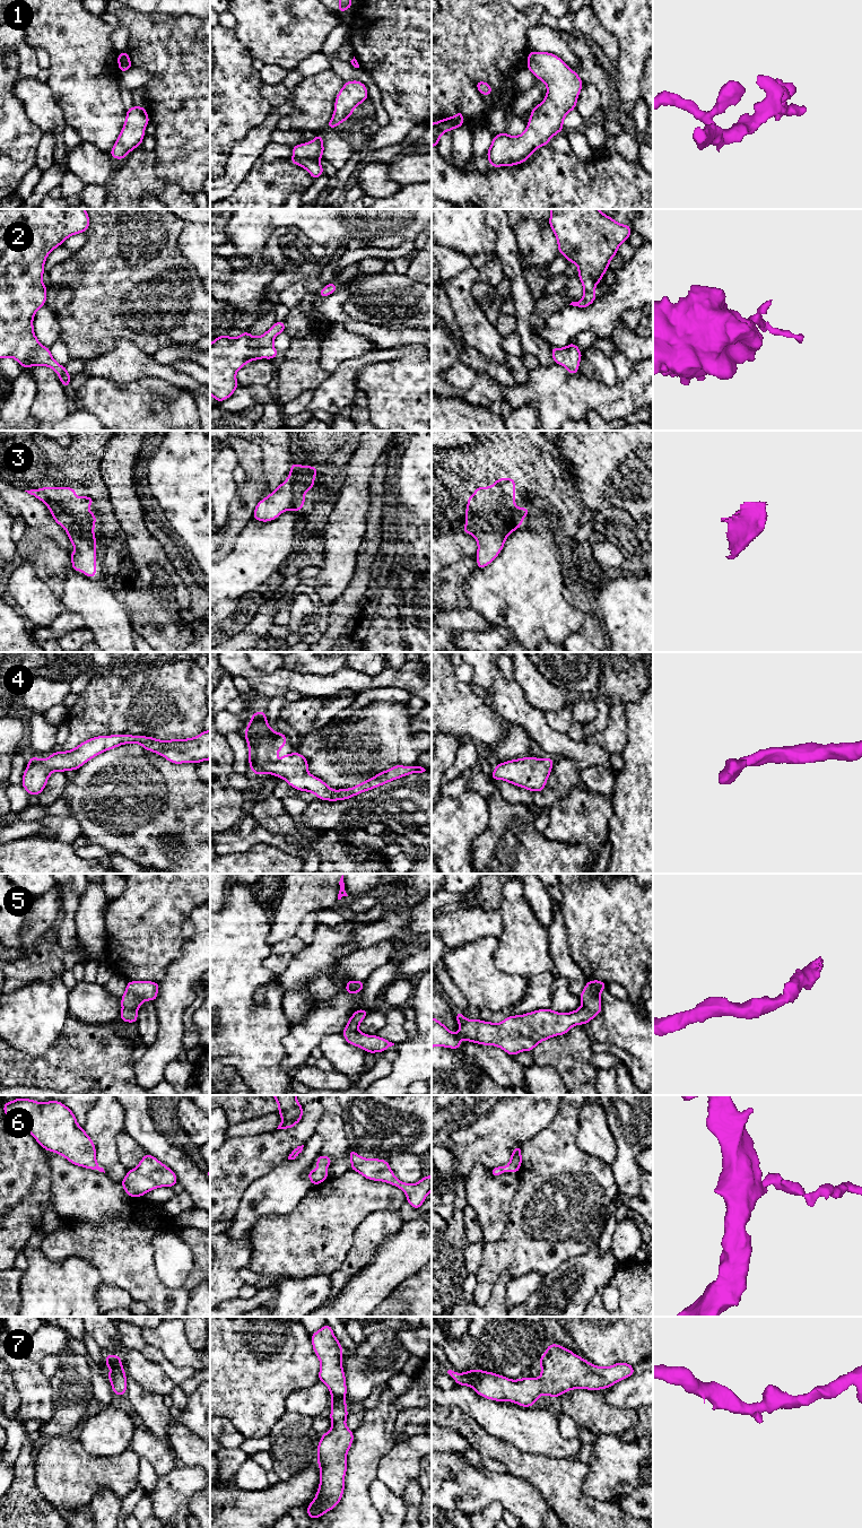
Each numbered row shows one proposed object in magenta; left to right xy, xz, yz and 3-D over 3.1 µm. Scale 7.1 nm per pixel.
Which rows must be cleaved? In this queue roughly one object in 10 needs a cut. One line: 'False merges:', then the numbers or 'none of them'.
False merges: none of them

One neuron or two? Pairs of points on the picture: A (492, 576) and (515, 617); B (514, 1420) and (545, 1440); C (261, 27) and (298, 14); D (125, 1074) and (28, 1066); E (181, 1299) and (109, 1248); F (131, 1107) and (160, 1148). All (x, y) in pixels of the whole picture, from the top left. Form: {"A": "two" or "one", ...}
{"A": "one", "B": "one", "C": "one", "D": "one", "E": "one", "F": "one"}

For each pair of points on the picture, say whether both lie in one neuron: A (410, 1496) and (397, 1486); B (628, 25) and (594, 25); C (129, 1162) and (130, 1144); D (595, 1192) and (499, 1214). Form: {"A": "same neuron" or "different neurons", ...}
{"A": "different neurons", "B": "different neurons", "C": "same neuron", "D": "different neurons"}

